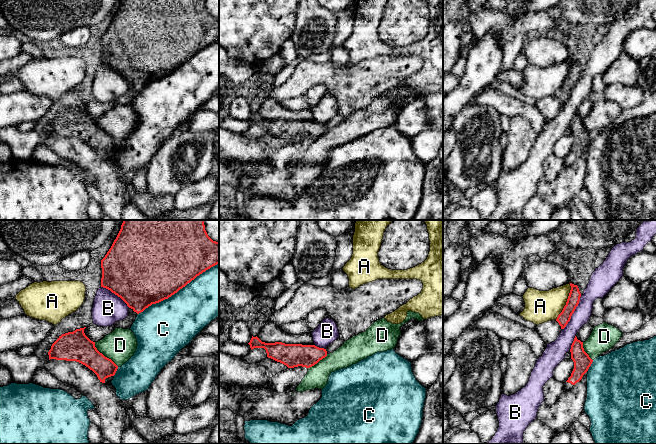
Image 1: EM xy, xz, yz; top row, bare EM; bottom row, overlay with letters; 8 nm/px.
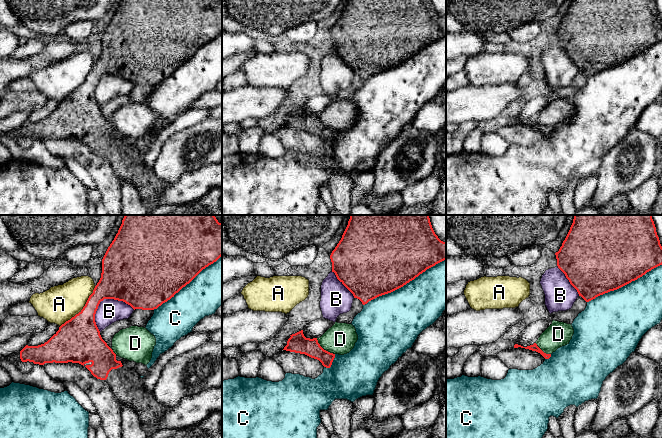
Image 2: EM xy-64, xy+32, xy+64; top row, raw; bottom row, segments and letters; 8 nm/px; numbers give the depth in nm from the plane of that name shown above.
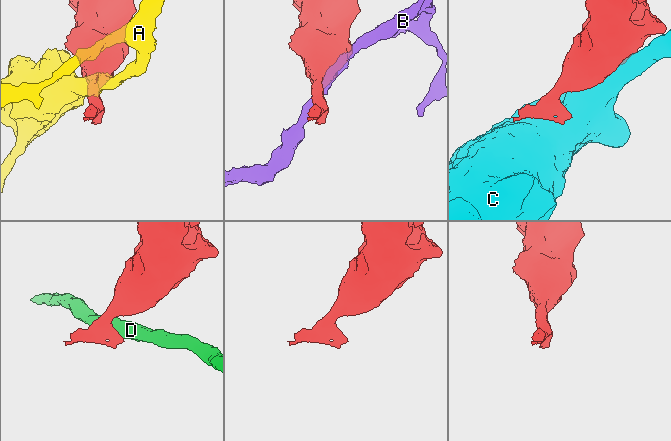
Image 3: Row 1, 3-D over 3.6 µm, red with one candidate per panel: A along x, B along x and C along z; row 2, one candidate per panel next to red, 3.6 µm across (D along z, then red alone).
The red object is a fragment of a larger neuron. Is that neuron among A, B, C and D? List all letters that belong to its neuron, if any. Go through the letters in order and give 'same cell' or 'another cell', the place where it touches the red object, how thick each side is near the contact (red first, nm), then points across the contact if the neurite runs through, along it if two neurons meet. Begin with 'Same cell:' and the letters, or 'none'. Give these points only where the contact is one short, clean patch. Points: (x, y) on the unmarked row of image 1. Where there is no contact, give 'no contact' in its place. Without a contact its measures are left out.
Same cell: none
A: another cell | yz (566, 78) | 100/260 nm
B: another cell | yz (573, 88) | 100/140 nm
C: another cell | xy (177, 67) | 500/400 nm
D: another cell | xy (103, 131) | 240/260 nm | along xy (94, 118), (97, 125), (118, 142)

